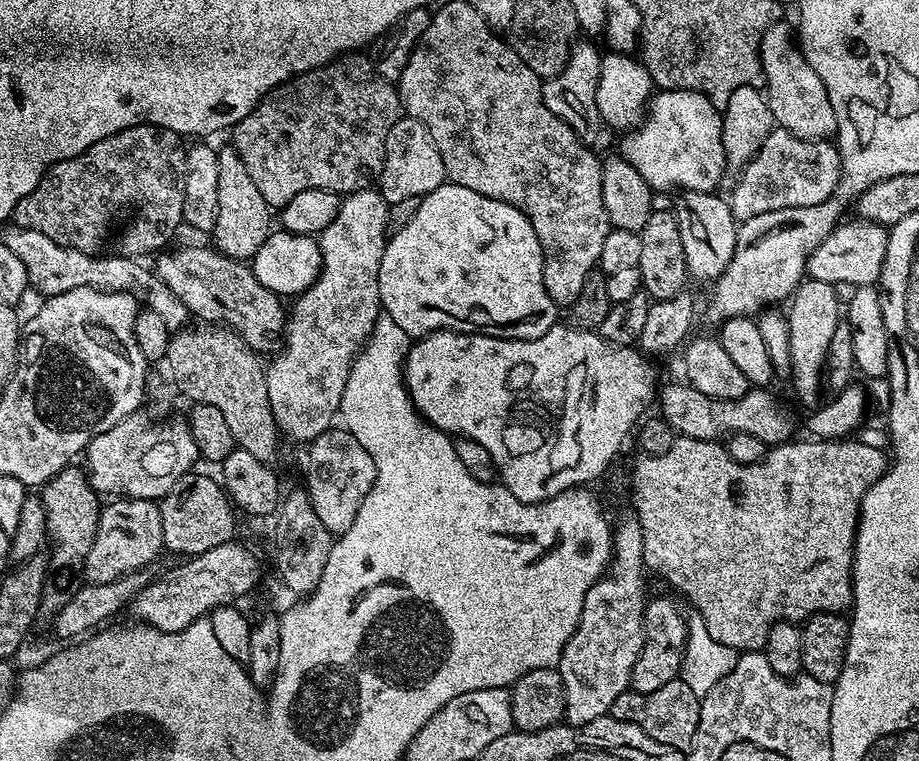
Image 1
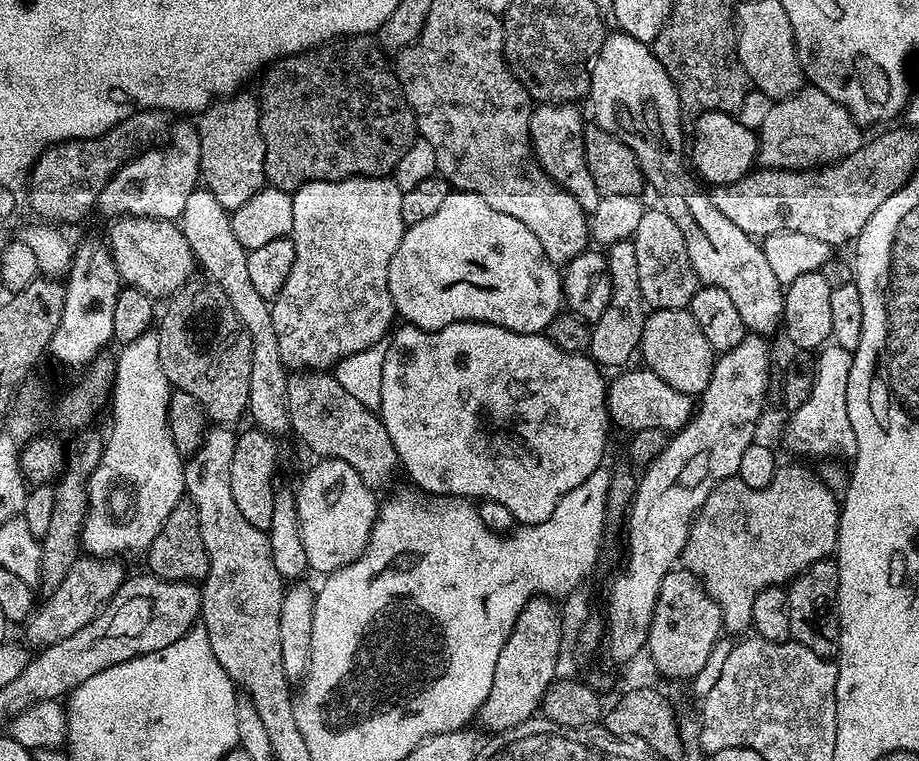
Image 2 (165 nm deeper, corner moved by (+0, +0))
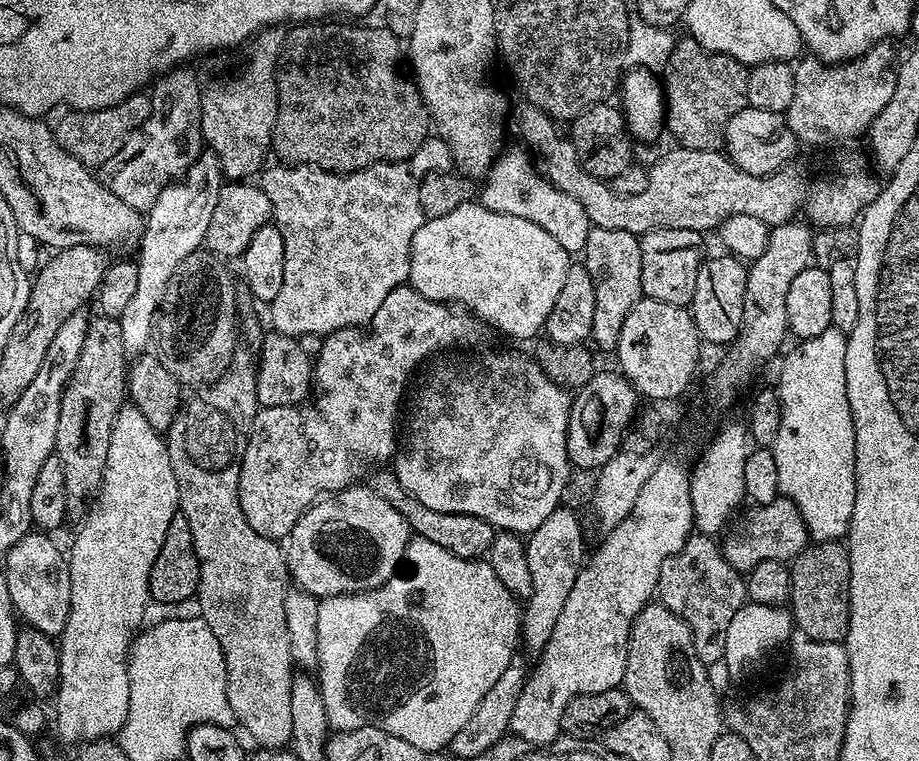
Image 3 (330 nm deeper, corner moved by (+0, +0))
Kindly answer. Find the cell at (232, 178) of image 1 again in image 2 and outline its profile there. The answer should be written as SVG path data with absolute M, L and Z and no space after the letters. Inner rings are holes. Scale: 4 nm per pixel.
M248 90L232 93L230 96L221 96L219 100L212 101L212 105L198 116L200 130L200 180L203 187L212 191L214 198L222 202L222 206L229 210L243 206L260 188L265 187L264 159L266 146L260 129L260 102Z

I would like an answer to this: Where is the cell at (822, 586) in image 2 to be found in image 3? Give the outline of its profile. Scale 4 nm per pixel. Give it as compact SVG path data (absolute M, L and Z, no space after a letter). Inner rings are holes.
M839 540L809 543L791 561L790 611L795 627L818 642L841 643L848 635L848 595L850 594L850 558Z

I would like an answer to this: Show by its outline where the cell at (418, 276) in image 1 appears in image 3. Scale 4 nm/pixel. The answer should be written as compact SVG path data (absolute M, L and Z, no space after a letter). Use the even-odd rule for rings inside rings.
M471 202L459 205L442 217L425 219L412 239L407 283L427 300L459 306L489 329L497 328L516 340L528 340L543 333L546 318L550 318L550 310L554 310L554 302L562 290L562 282L566 282L569 263L570 253L562 250L542 226L534 226L534 222L526 222L526 218L494 214L494 210L486 210L479 202Z

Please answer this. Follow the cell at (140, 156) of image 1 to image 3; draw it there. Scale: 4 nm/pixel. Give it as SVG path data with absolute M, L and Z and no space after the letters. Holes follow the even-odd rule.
M138 91L132 96L126 97L122 102L118 102L114 106L106 106L102 110L69 111L64 114L68 116L61 118L60 125L55 125L56 141L71 156L78 158L78 162L85 168L98 170L103 164L110 162L110 158L114 158L114 154L118 154L118 150L122 150L122 146L126 146L130 134L134 134L140 129L142 122L146 122L146 118L150 118L151 109L151 95Z

